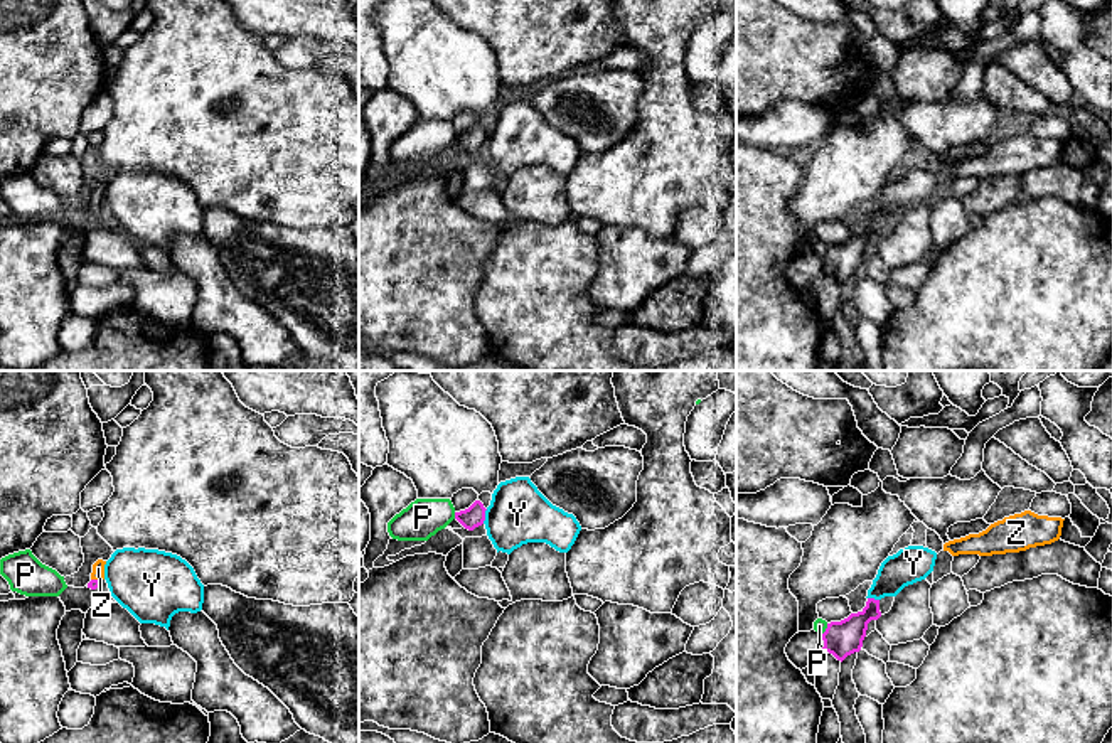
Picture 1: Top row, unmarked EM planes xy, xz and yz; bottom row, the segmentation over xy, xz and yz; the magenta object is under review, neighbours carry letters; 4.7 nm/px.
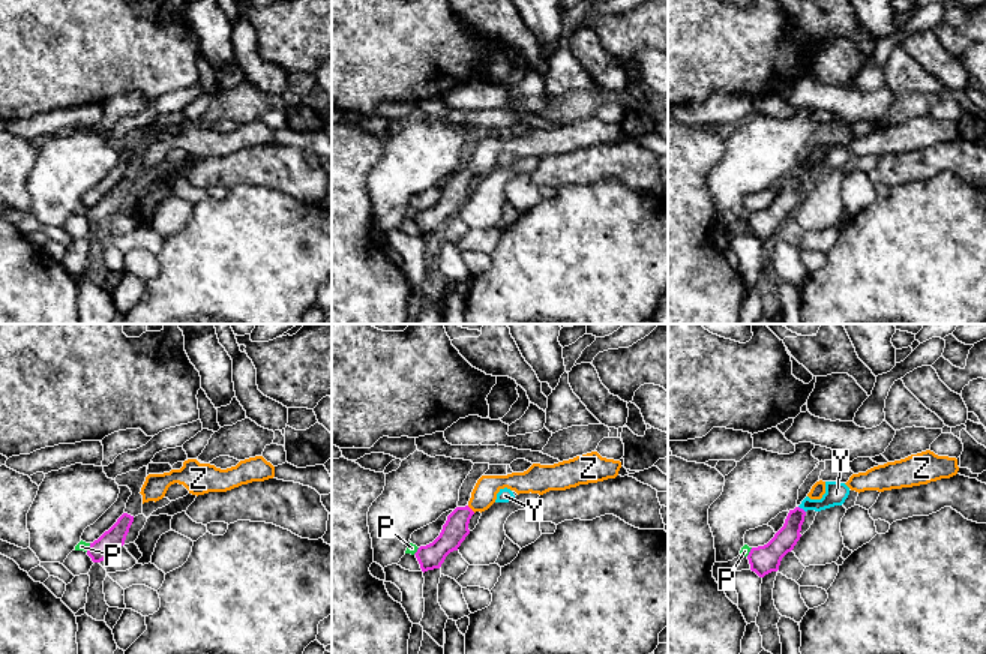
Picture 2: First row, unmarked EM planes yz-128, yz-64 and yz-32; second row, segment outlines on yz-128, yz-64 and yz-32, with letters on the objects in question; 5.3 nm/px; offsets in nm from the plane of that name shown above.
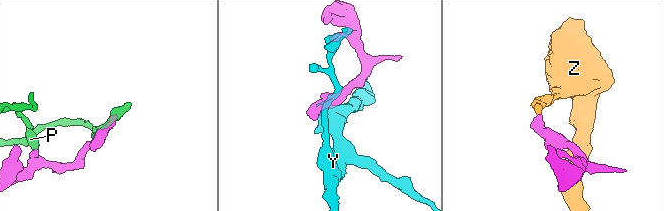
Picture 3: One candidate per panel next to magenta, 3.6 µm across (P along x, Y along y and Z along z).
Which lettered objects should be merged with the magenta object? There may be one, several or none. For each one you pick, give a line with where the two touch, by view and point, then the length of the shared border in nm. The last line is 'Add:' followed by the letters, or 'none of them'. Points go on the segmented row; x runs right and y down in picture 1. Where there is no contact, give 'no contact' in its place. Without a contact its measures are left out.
Z: xy (96, 580) | 60 nm
Add: Z

